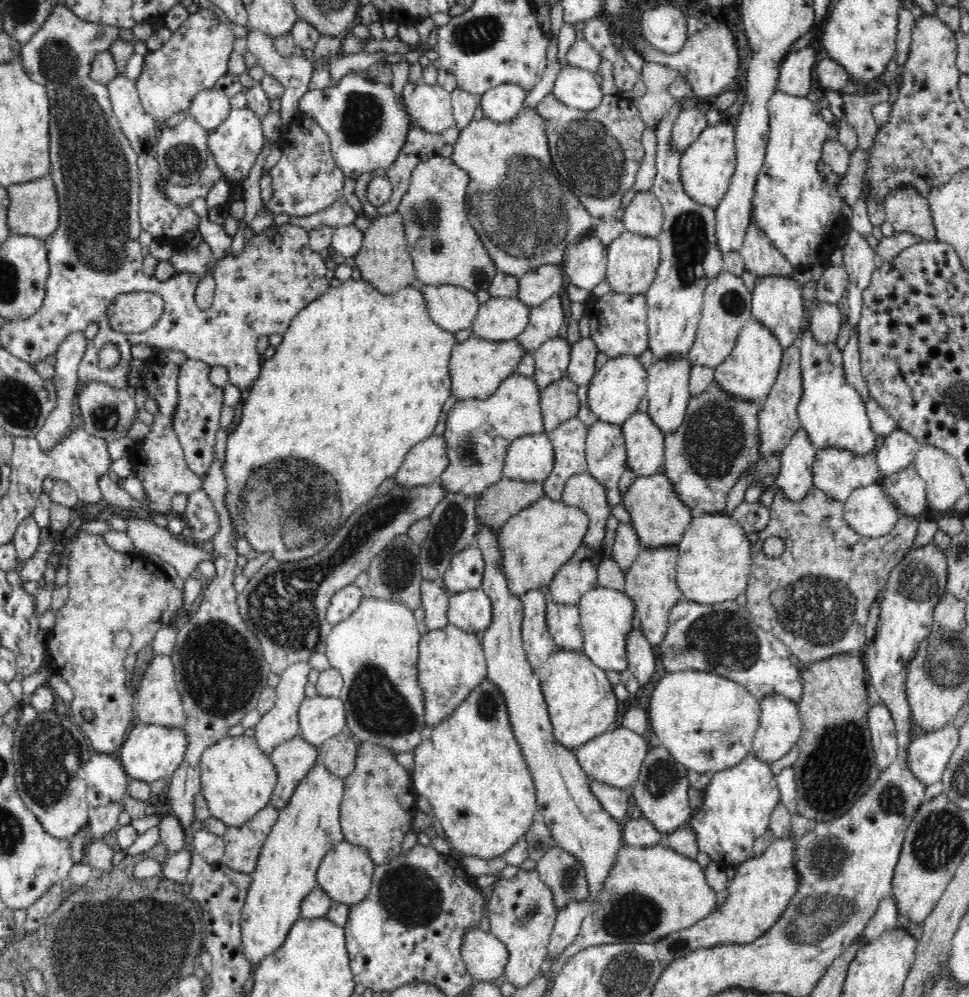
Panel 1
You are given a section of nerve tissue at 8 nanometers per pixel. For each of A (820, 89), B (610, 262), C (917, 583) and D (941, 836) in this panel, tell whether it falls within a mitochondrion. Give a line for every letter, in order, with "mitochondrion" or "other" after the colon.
A: other
B: other
C: mitochondrion
D: mitochondrion

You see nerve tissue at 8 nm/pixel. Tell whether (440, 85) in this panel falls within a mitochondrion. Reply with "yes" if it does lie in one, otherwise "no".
no

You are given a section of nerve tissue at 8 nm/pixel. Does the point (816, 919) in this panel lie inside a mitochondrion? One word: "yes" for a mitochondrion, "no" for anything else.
yes

